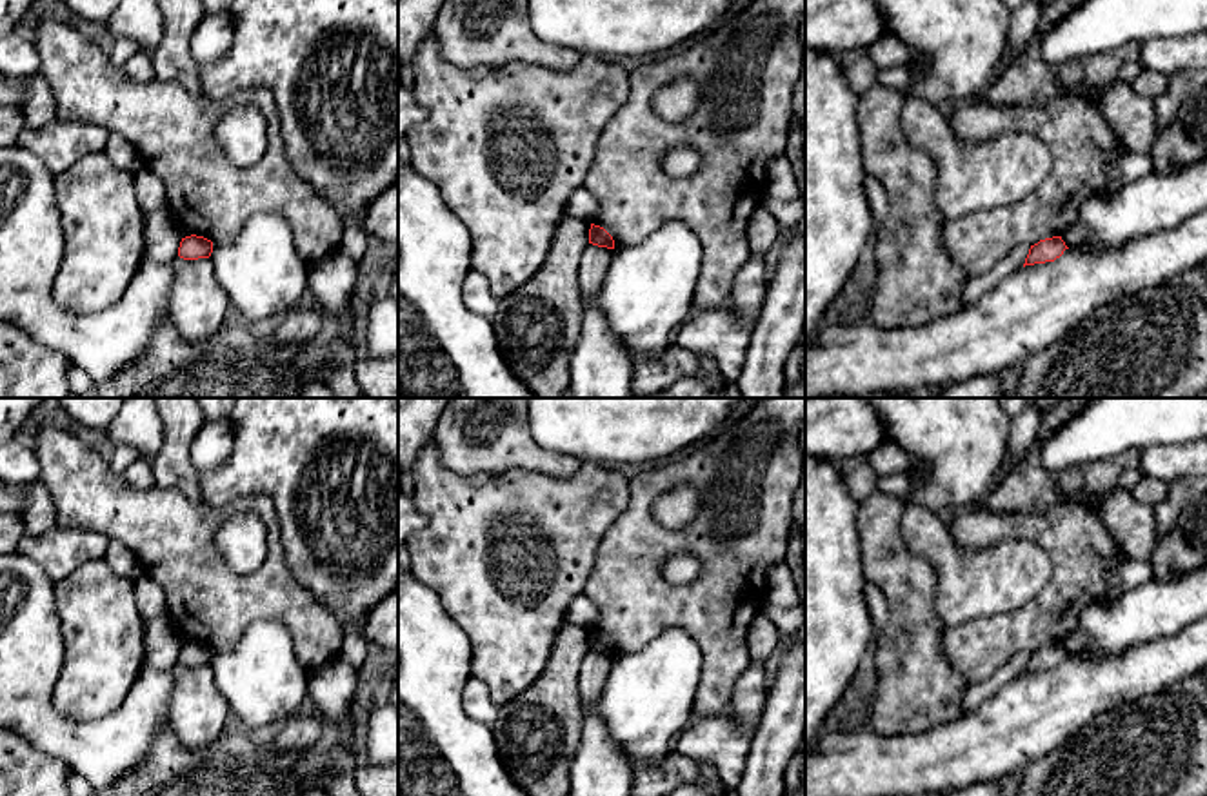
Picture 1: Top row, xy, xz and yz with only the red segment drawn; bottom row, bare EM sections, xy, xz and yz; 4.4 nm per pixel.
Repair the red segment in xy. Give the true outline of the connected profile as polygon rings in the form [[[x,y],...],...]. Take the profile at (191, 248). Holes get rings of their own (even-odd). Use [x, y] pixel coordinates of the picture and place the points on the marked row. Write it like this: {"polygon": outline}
{"polygon": [[[196,234],[182,238],[178,247],[178,256],[184,260],[209,258],[211,253],[213,253],[213,242]]]}

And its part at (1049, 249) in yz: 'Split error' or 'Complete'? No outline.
Complete

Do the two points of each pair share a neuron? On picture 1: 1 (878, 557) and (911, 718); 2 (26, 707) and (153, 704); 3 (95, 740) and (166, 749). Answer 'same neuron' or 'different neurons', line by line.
1: same neuron
2: same neuron
3: different neurons

